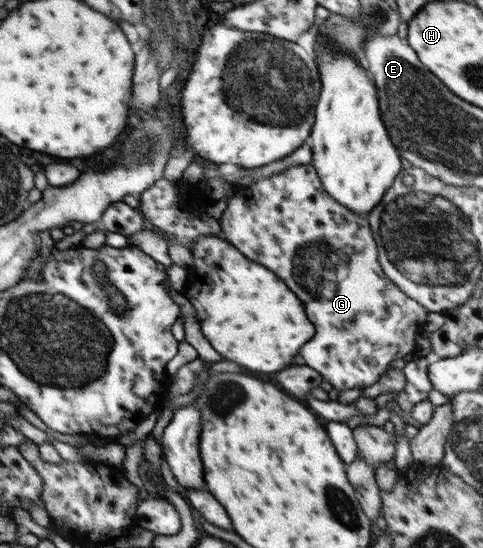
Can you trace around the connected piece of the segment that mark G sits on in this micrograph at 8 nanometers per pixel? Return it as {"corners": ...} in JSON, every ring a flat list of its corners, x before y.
{"corners":[[300,165,298,167,290,167,278,175,272,175,268,179,257,181,246,189,242,189,240,195,233,195,227,202,227,207,223,212,223,216,219,219,220,227,225,239,230,242,236,249,239,249,247,258,252,261,268,267,270,271,274,271,292,291,294,295,298,295,298,299,302,299,308,319,314,323,316,327,316,335,314,339,310,339,310,343,306,343,306,347,302,347,302,357,306,359,306,365,312,367,320,373,321,377,332,384,334,389,338,391,348,391,348,389,356,389,356,387,366,388,374,385,378,380,385,378,387,371,391,369,390,363,396,359,402,359,405,355,413,354,418,349,416,337,423,331,425,323,428,319,428,311,417,303,414,299,405,295,385,274,378,257,378,244,376,244,372,235,371,225,369,224,369,214,358,214,350,208,338,203,332,198,316,173,315,167,308,165]]}

